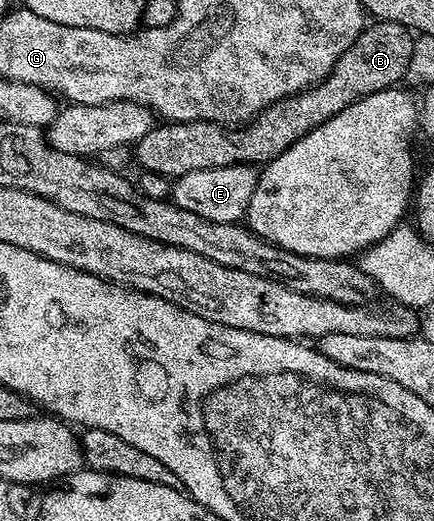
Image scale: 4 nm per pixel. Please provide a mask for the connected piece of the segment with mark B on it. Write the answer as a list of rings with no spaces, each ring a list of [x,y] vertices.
[[[377,20],[370,23],[359,34],[356,42],[341,55],[332,74],[323,82],[316,84],[314,88],[308,88],[306,92],[297,92],[294,96],[285,96],[279,102],[264,108],[255,119],[241,127],[212,124],[206,120],[192,120],[182,124],[158,123],[150,132],[143,134],[141,140],[137,141],[135,145],[136,163],[141,163],[140,167],[146,172],[170,178],[191,174],[195,170],[222,168],[223,166],[232,166],[232,164],[264,166],[269,161],[279,158],[279,154],[283,154],[283,150],[295,146],[295,142],[299,142],[299,138],[311,134],[311,130],[315,130],[315,126],[323,126],[323,122],[327,122],[327,118],[335,118],[335,114],[339,114],[339,110],[347,110],[347,106],[351,106],[371,94],[379,94],[388,88],[398,87],[404,81],[407,68],[411,63],[414,41],[414,33],[410,29],[404,28],[399,22]]]

